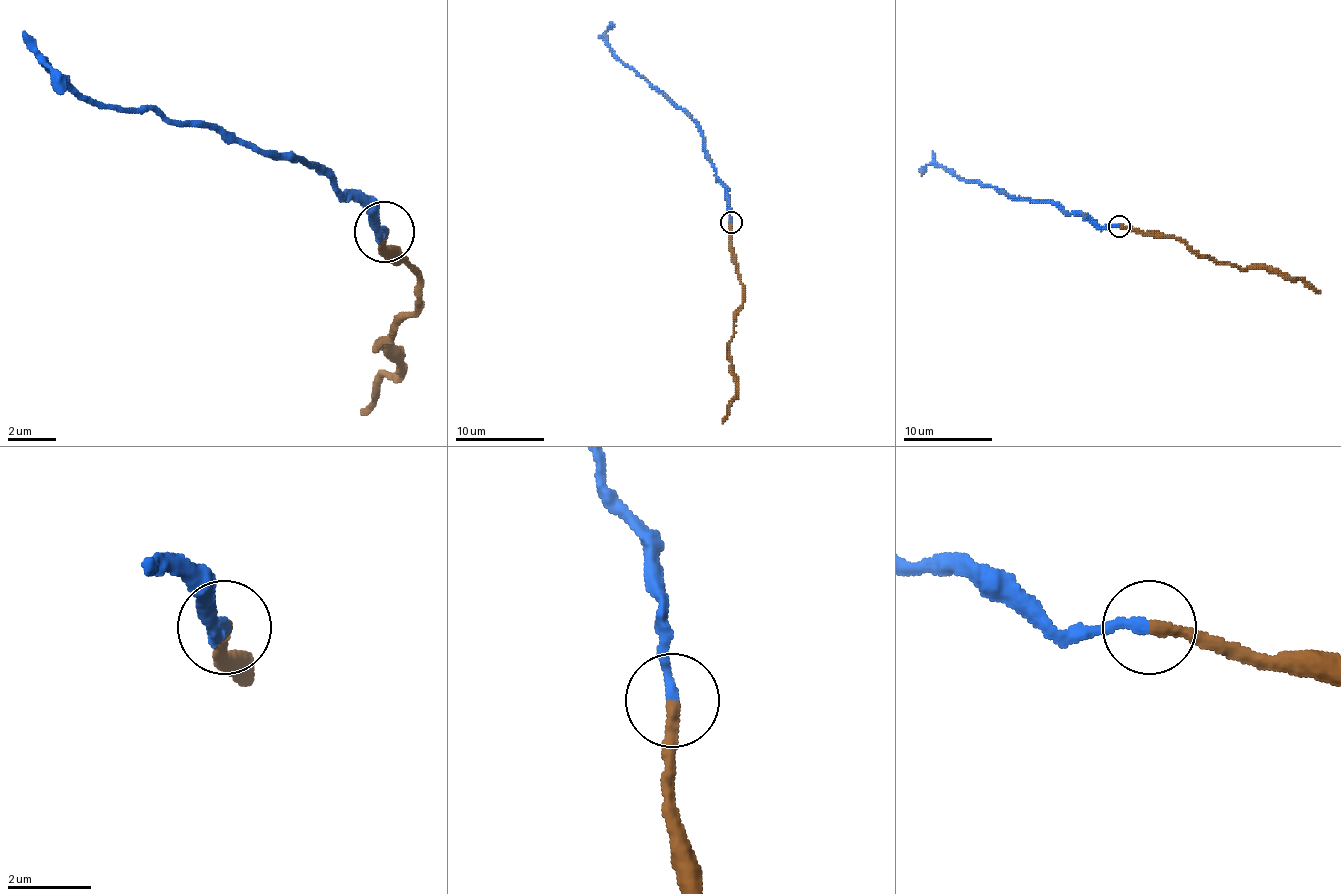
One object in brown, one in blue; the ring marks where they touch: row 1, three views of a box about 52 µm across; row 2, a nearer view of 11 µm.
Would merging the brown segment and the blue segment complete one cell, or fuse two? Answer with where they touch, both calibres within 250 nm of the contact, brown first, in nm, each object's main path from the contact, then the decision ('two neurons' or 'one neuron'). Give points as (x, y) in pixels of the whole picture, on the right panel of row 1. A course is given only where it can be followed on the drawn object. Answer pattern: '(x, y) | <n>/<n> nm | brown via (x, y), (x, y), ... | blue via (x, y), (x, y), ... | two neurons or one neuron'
(1119, 226) | 280/260 nm | brown via (1118, 226), (1160, 233), (1185, 242), (1200, 255), (1240, 268), (1271, 268), (1296, 277), (1320, 293) | blue via (1118, 226), (1096, 226), (1050, 202), (1014, 200), (979, 182), (959, 180), (943, 167), (928, 164), (921, 175) | one neuron

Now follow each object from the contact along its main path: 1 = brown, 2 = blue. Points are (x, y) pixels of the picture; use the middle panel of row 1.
1: (731, 221), (734, 263), (742, 288), (742, 303), (729, 343), (736, 399), (722, 423)
2: (731, 221), (729, 199), (714, 164), (705, 153), (703, 131), (623, 62), (609, 46), (605, 31), (612, 24)

